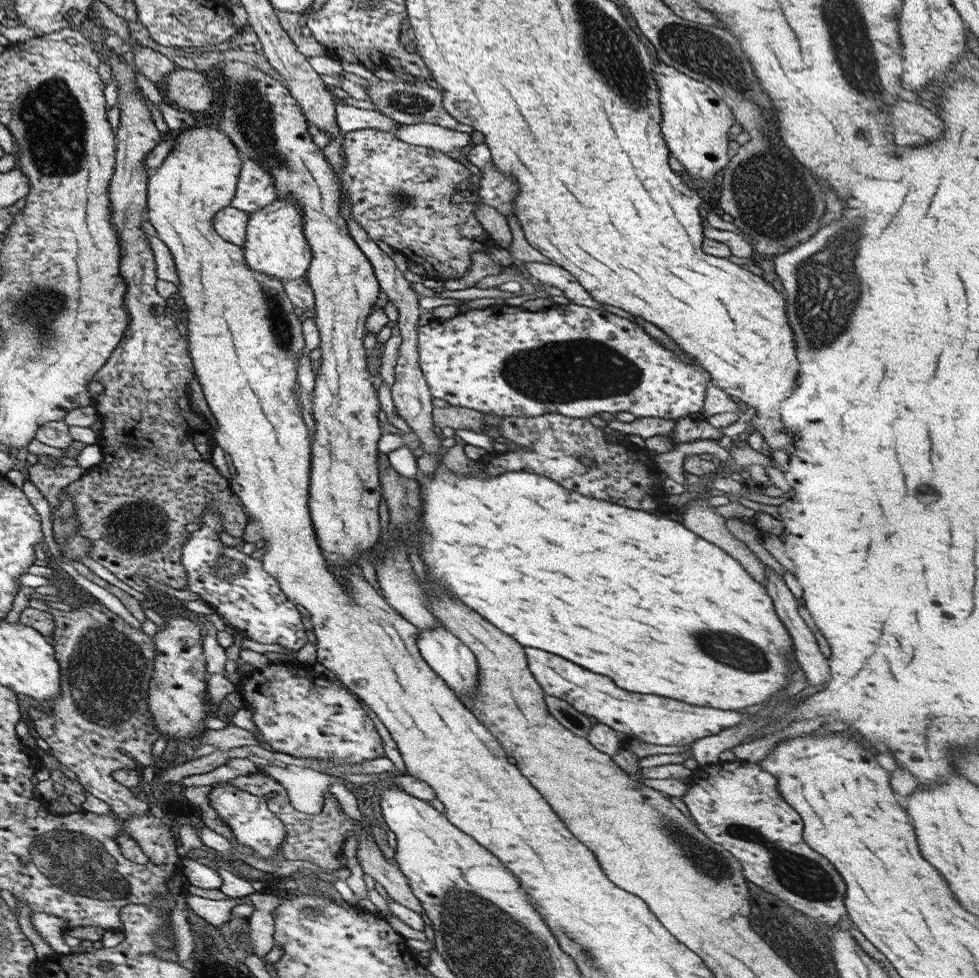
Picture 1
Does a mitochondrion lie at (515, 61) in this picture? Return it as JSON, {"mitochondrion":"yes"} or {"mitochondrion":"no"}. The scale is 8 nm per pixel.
{"mitochondrion":"no"}

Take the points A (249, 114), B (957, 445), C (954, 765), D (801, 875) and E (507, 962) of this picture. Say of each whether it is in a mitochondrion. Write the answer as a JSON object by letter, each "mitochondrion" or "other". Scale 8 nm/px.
{"A":"mitochondrion","B":"other","C":"other","D":"mitochondrion","E":"mitochondrion"}

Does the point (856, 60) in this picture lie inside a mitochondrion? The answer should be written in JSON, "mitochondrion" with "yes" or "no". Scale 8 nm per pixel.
{"mitochondrion":"yes"}

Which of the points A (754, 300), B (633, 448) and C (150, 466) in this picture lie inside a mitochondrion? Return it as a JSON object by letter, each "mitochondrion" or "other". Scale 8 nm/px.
{"A":"other","B":"other","C":"other"}

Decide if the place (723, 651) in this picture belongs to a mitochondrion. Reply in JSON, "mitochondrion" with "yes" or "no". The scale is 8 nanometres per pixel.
{"mitochondrion":"yes"}

